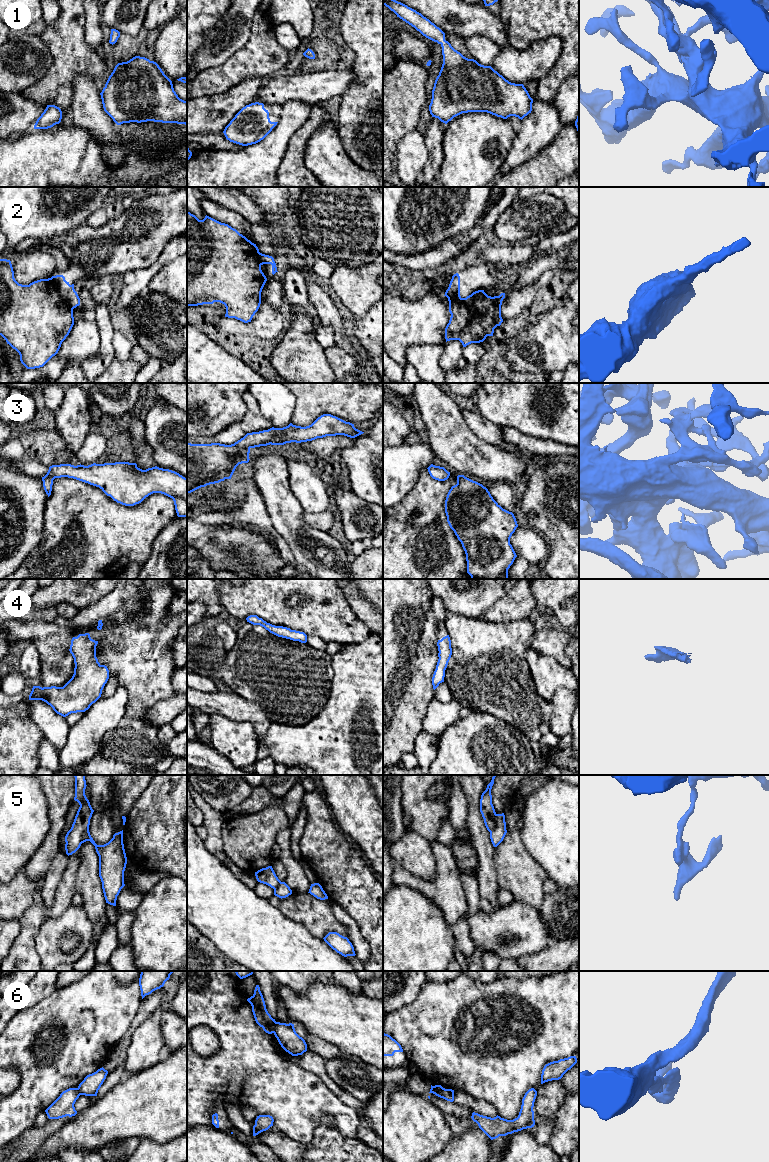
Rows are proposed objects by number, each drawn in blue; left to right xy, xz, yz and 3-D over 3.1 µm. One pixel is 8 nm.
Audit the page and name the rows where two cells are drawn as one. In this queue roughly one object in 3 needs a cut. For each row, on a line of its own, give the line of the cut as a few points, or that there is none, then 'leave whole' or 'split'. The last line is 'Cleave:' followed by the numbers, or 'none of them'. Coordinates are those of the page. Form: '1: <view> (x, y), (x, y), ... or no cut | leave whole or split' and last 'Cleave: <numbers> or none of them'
1: no cut | leave whole
2: xy (51, 277), (60, 296), (72, 309) | split
3: no cut | leave whole
4: no cut | leave whole
5: yz (496, 814), (496, 825), (490, 832) | split
6: xz (275, 1021), (272, 1032) | split
Cleave: 2, 5, 6

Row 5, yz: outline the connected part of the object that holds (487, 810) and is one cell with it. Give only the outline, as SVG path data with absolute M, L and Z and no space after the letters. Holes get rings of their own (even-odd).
M493 775L491 782L487 785L486 790L482 793L480 799L480 812L484 819L485 826L491 832L496 826L496 812L492 804L491 789L494 784L496 775Z

